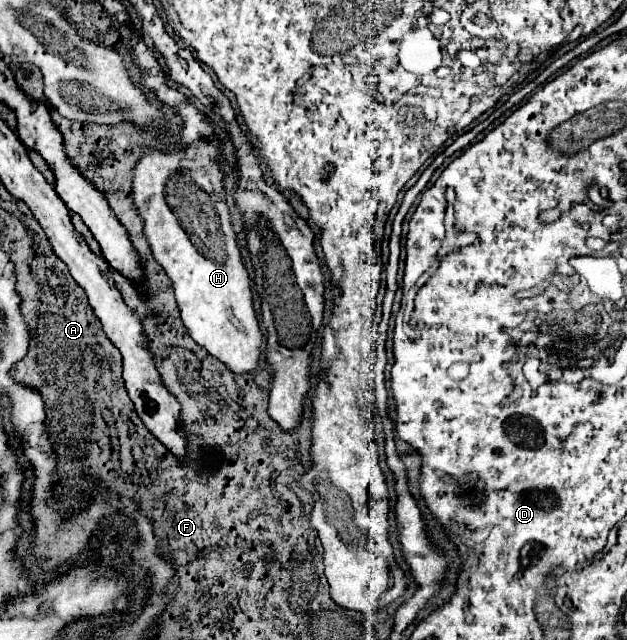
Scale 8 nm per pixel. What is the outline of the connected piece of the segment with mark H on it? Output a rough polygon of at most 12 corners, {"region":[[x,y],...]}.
{"region":[[183,100],[135,204],[191,338],[255,374],[263,334],[221,184]]}

